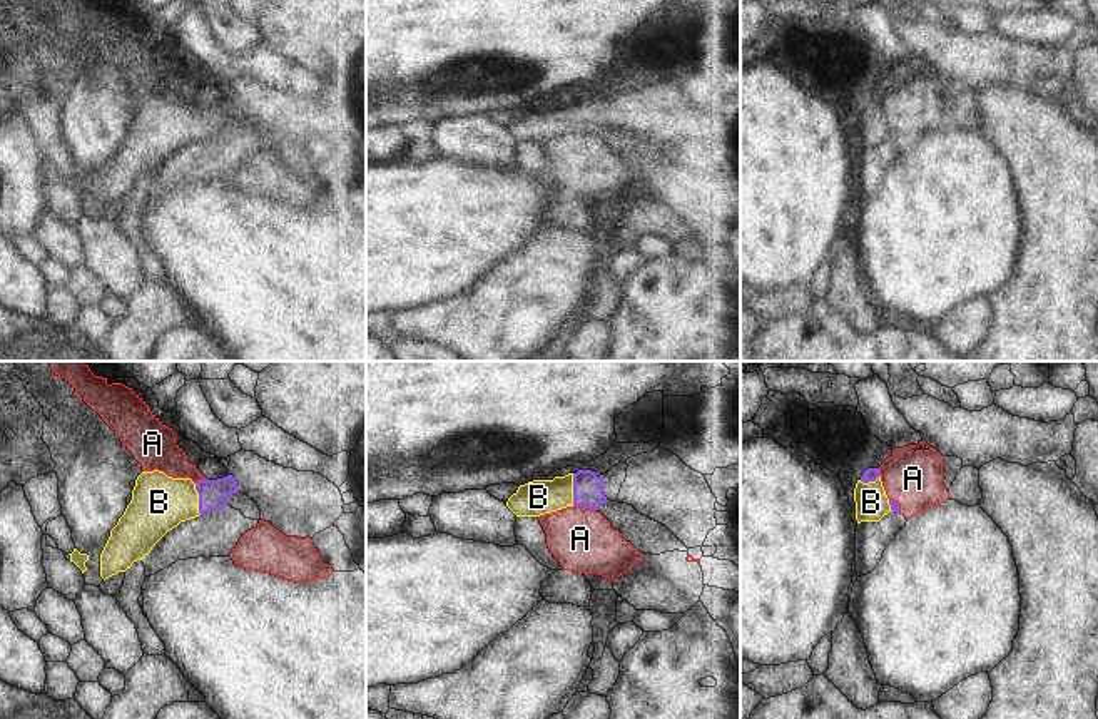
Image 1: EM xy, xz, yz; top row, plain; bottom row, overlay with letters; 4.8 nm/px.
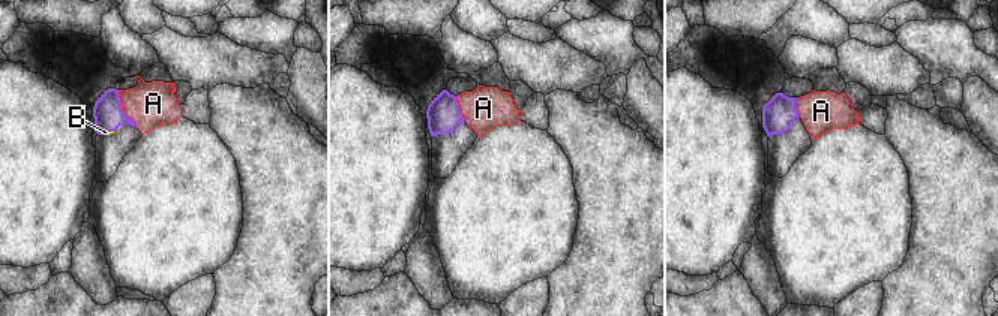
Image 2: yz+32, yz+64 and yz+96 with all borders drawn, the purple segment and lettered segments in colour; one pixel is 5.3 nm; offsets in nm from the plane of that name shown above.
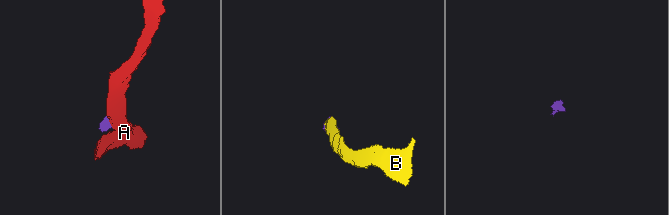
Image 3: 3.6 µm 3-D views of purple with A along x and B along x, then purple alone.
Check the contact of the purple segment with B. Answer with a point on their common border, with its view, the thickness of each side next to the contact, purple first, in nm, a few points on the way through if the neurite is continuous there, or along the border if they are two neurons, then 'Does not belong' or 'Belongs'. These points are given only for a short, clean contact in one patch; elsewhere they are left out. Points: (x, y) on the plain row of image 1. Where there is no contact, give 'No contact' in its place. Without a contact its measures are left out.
Touches purple at xz (574, 116). Thickness 140 nm (purple) against 170 nm. Path across: xz (587, 112), (574, 116), (538, 122). Belongs

